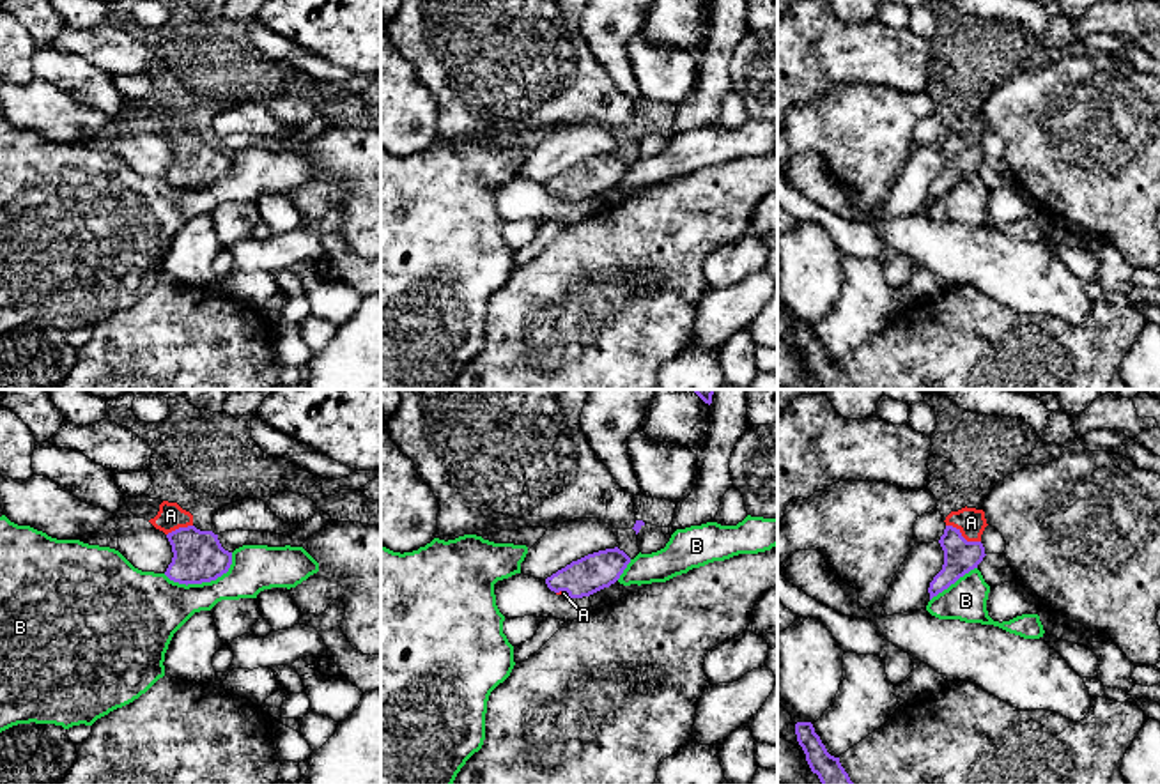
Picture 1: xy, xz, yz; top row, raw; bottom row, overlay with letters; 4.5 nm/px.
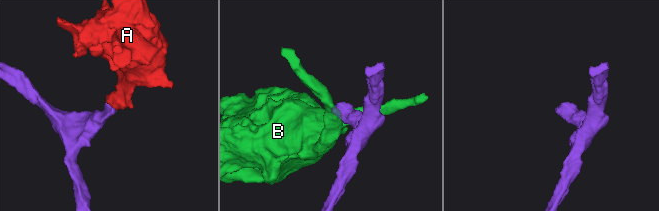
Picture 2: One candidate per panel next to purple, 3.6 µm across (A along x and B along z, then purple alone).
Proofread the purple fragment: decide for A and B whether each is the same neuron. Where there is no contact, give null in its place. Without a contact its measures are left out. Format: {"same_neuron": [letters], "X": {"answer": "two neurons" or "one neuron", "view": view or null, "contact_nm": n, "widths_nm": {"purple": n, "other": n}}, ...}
{"same_neuron": ["A"], "A": {"answer": "one neuron", "view": "yz", "contact_nm": 180, "widths_nm": {"purple": 160, "other": 130}}, "B": {"answer": "two neurons", "view": "xy", "contact_nm": 340, "widths_nm": {"purple": 220, "other": 280}}}

